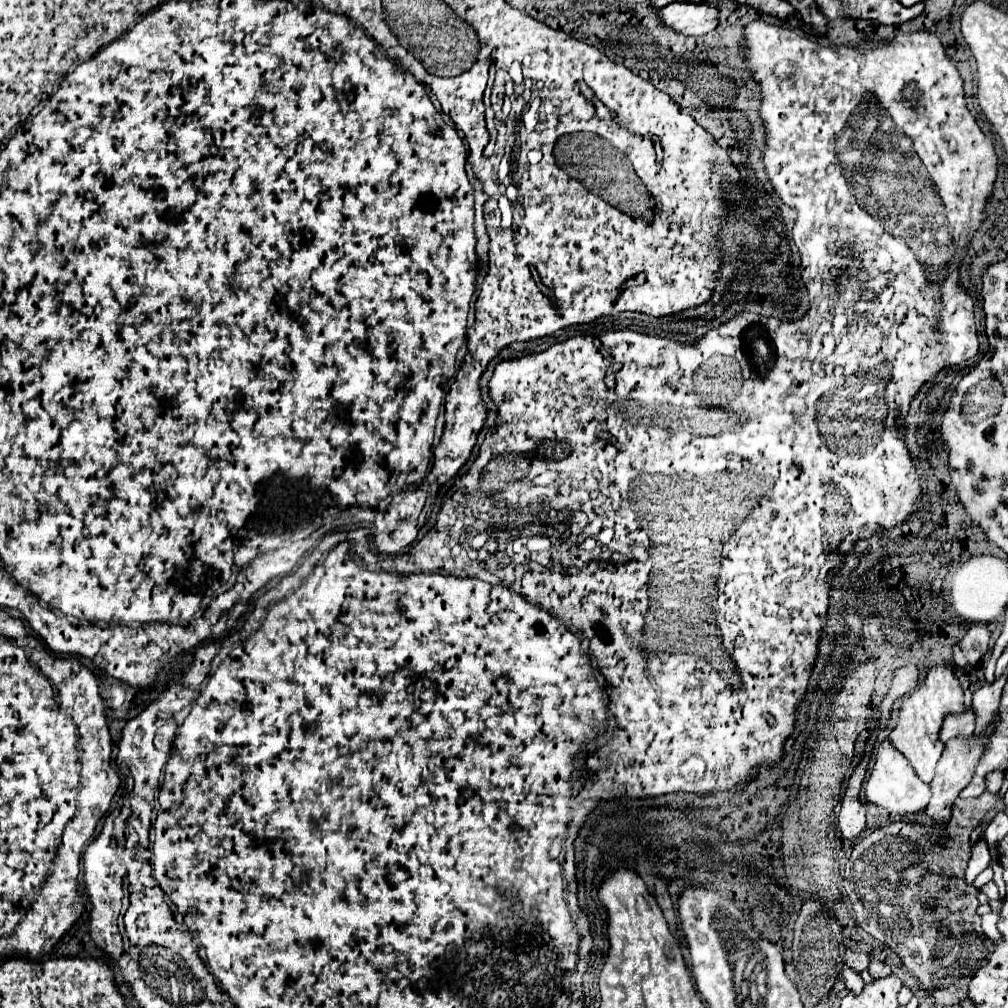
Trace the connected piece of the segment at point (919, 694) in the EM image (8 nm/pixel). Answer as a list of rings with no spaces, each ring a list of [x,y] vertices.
[[[940,661],[928,667],[928,673],[920,685],[902,699],[900,705],[900,715],[898,715],[898,725],[890,731],[890,741],[892,745],[910,761],[910,765],[916,769],[918,777],[924,783],[930,783],[934,777],[934,767],[942,755],[944,743],[938,739],[938,731],[942,727],[942,719],[948,711],[962,711],[964,707],[964,697],[962,697],[962,687],[956,675],[956,667]]]

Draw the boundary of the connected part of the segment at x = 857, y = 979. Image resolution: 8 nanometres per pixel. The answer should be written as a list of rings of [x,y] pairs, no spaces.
[[[846,968],[846,970],[842,973],[842,976],[846,988],[850,992],[859,995],[860,991],[862,991],[865,985],[861,975],[852,970],[851,968]]]

